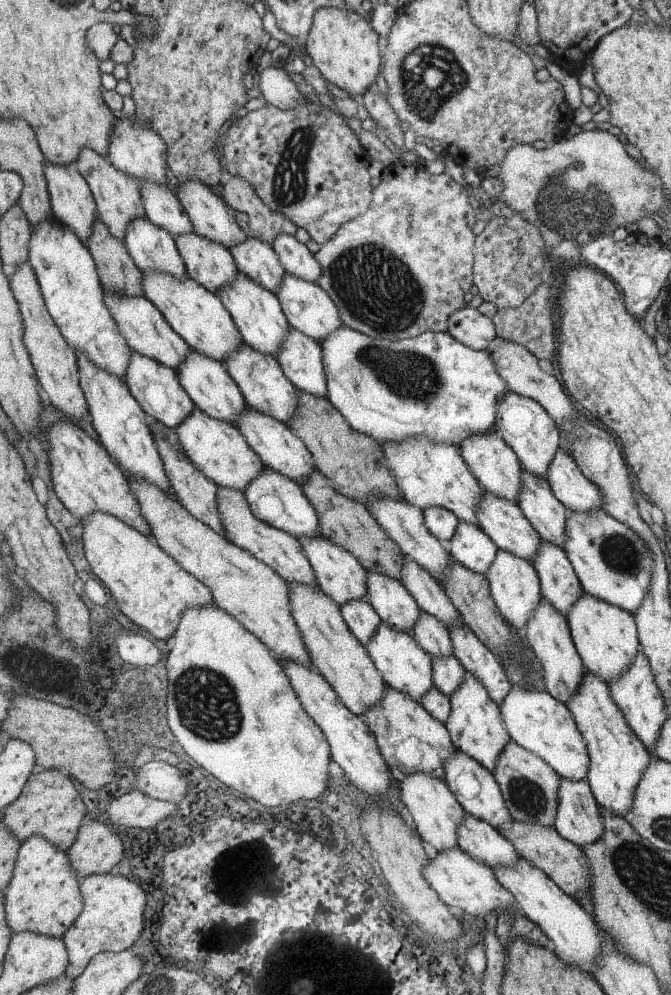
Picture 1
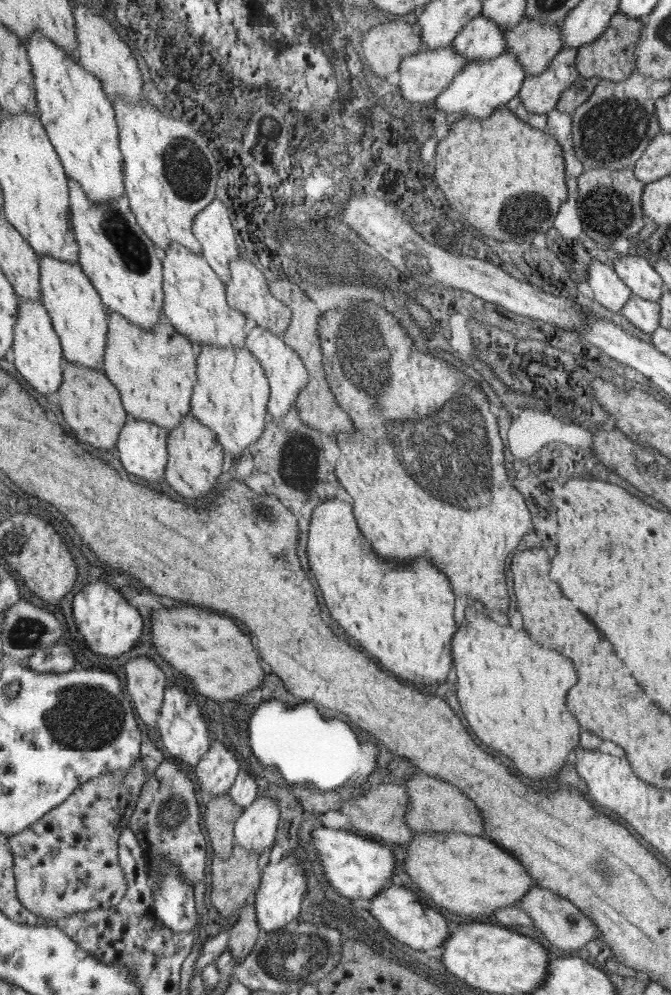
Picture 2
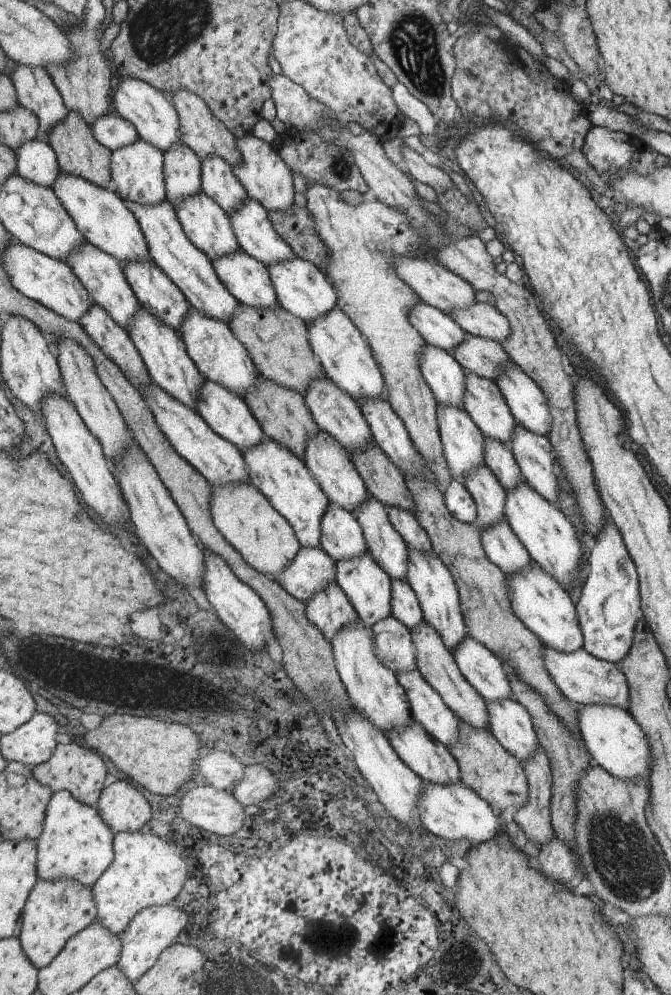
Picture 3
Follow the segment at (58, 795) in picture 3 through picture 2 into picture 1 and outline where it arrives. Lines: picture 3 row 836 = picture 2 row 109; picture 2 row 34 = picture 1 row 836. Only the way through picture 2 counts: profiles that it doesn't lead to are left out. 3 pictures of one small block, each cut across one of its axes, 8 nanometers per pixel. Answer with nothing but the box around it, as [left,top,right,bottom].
[3,836,85,938]

